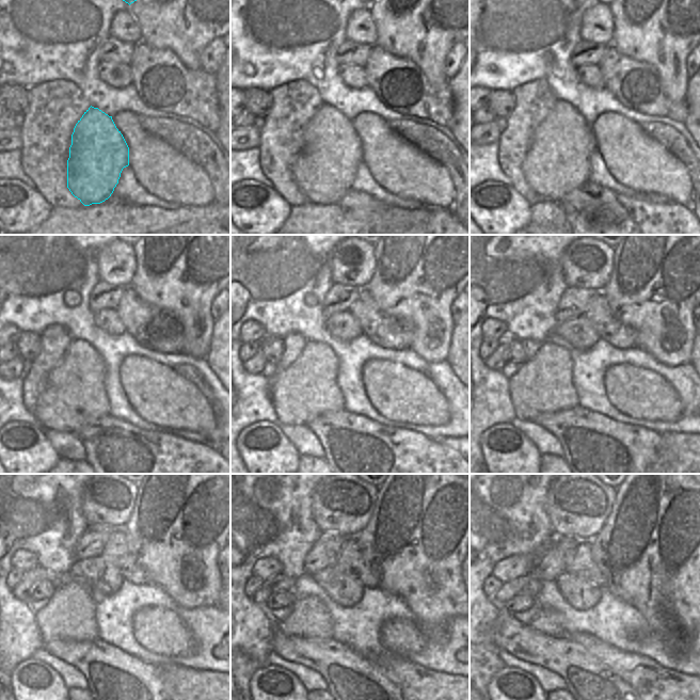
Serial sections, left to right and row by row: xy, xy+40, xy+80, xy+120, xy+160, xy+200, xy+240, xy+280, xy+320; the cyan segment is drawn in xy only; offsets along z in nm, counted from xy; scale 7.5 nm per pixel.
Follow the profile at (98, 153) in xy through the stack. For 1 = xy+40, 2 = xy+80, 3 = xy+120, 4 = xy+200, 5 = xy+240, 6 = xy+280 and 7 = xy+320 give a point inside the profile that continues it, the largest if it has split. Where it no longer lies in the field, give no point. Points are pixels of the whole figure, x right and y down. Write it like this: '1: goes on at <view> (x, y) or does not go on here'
1: goes on at xy+40 (324, 171)
2: goes on at xy+80 (558, 161)
3: goes on at xy+120 (74, 396)
4: goes on at xy+200 (544, 383)
5: goes on at xy+240 (69, 614)
6: goes on at xy+280 (309, 617)
7: goes on at xy+320 (549, 621)

